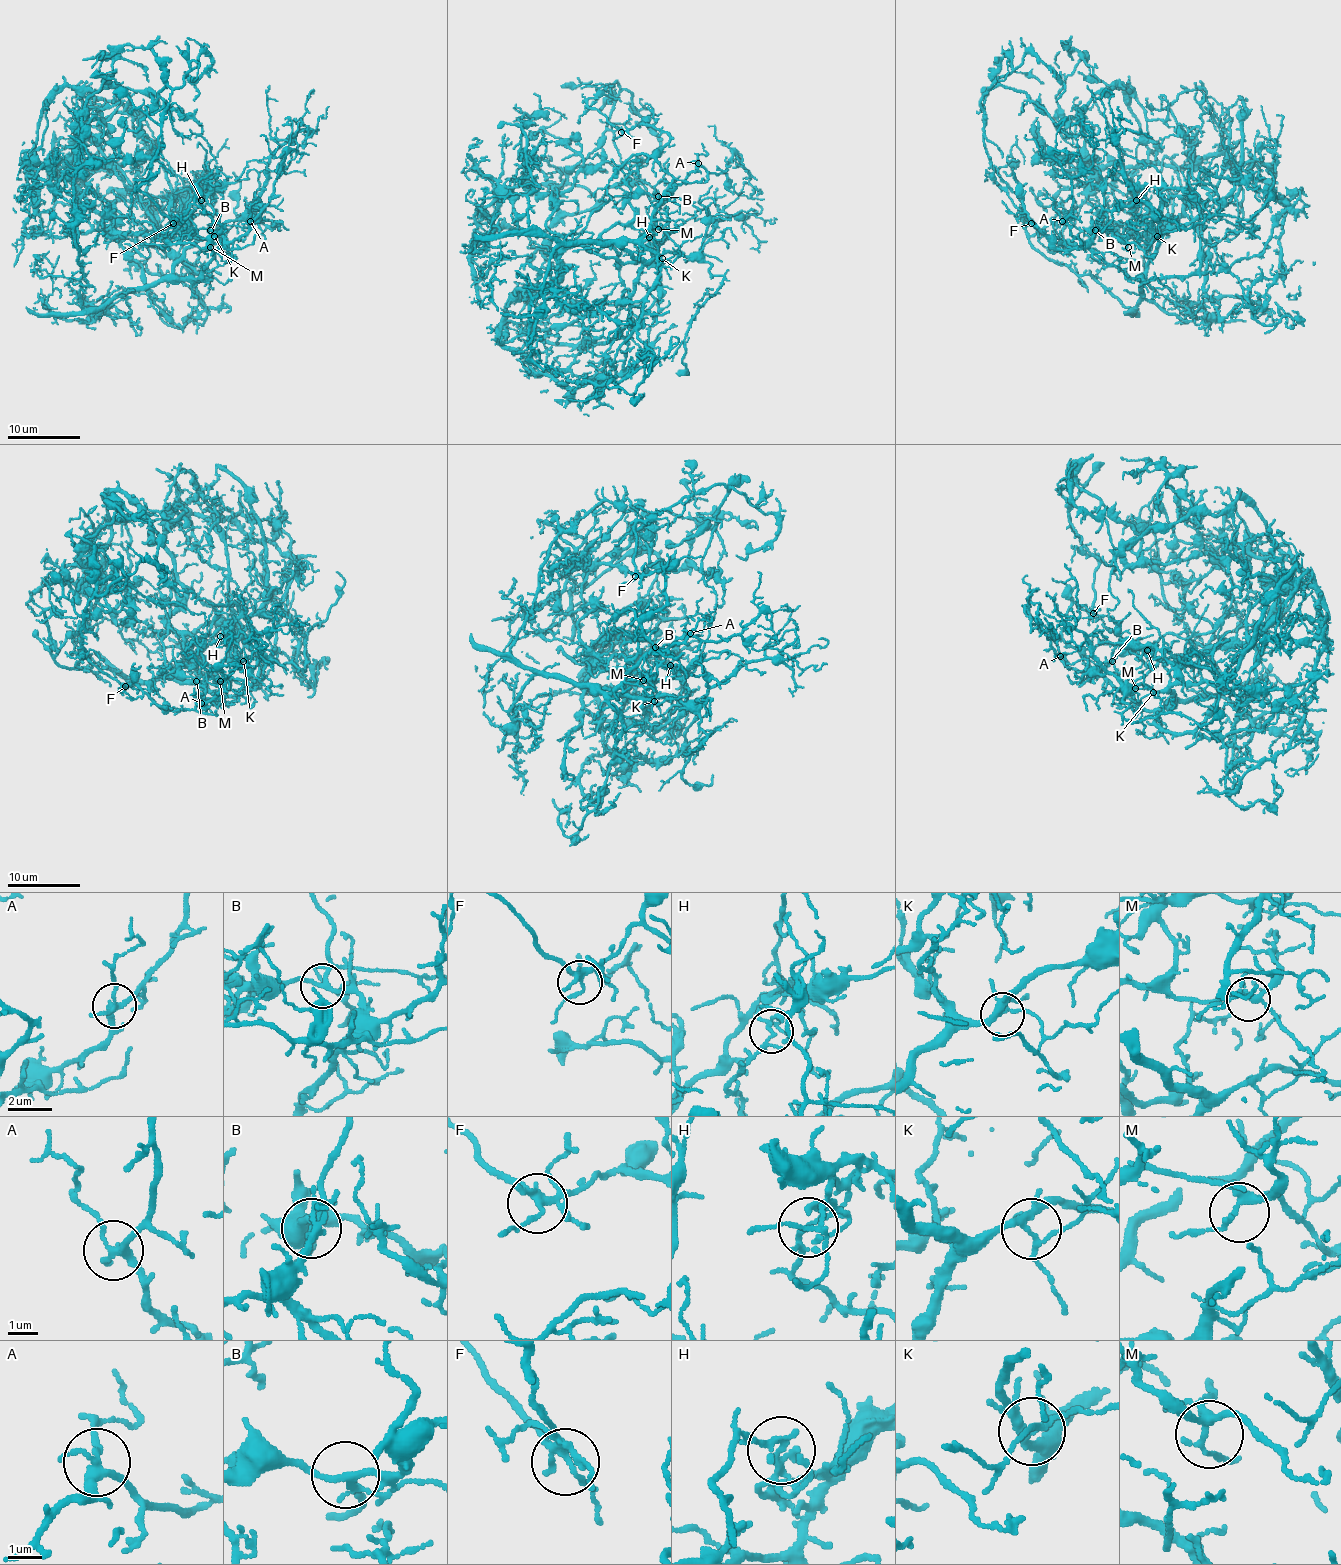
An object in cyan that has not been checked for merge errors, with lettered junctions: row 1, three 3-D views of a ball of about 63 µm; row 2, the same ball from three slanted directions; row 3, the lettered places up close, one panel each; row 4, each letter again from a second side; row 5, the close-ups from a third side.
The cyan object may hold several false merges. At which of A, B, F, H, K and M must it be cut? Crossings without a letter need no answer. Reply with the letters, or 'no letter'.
A, H

